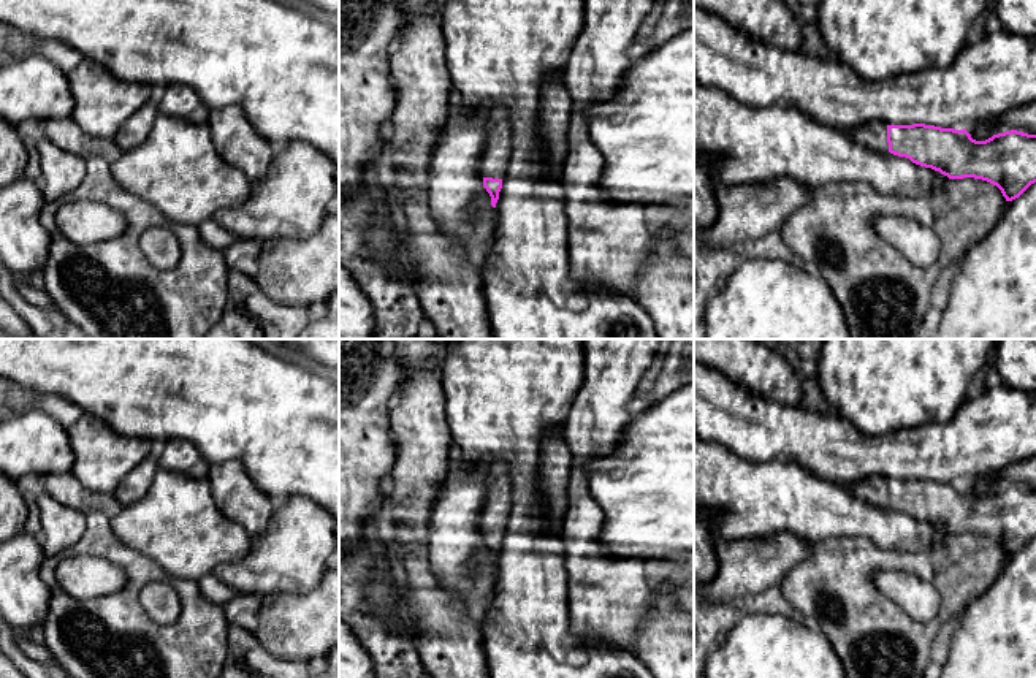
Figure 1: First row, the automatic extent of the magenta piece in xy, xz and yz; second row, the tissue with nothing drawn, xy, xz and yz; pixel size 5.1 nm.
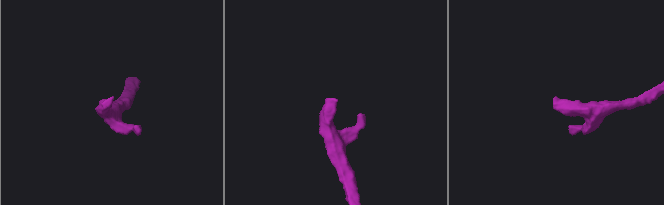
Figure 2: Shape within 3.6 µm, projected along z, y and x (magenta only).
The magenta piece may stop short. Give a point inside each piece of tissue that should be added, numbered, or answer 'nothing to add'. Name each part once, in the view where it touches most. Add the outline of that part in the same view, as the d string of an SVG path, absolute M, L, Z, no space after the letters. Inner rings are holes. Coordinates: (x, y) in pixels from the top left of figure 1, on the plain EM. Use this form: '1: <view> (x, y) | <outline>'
1: yz (873, 490) | M870 477L860 480L852 488L849 488L849 491L855 497L863 499L876 507L889 507L886 477Z

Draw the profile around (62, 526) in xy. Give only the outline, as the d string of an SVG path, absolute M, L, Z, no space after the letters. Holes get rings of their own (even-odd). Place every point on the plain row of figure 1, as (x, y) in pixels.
M48 493L36 499L41 521L41 547L46 556L63 556L86 532L87 515L57 502Z

